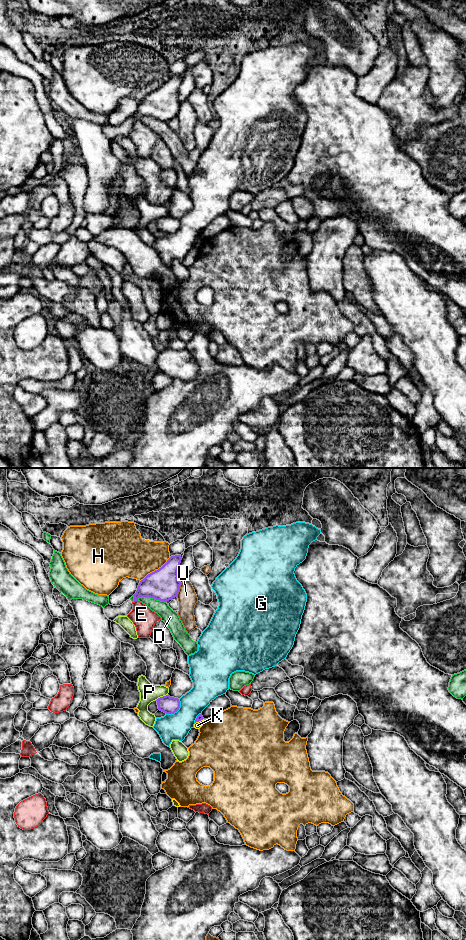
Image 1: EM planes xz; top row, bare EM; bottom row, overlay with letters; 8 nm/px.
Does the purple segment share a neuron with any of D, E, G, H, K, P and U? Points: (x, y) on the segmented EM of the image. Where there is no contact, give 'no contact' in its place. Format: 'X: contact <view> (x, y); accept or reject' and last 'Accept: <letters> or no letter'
D: contact xz (151, 597); reject
E: contact xz (135, 600); reject
G: contact xz (177, 710); reject
H: contact xz (155, 570); reject
K: contact xz (199, 720); reject
P: contact xz (161, 697); reject
U: contact xz (178, 590); reject
Accept: no letter

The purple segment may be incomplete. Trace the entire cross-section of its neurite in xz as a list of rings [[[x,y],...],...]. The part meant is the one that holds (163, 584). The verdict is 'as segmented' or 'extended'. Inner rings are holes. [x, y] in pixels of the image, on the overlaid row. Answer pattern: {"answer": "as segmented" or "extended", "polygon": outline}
{"answer": "as segmented", "polygon": [[[171,556],[158,570],[148,574],[140,581],[134,596],[134,602],[139,597],[150,597],[167,602],[177,597],[181,582],[178,579],[178,569],[181,556]]]}

